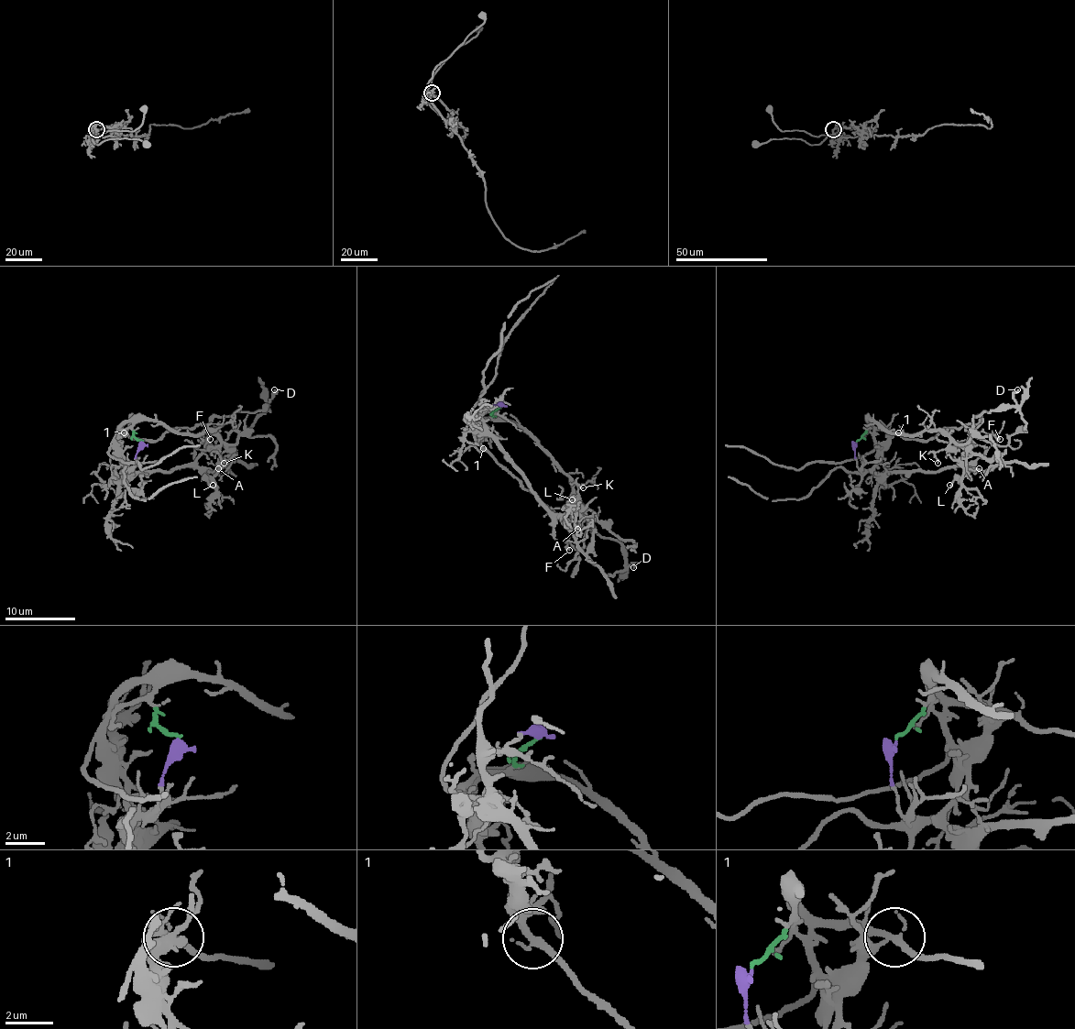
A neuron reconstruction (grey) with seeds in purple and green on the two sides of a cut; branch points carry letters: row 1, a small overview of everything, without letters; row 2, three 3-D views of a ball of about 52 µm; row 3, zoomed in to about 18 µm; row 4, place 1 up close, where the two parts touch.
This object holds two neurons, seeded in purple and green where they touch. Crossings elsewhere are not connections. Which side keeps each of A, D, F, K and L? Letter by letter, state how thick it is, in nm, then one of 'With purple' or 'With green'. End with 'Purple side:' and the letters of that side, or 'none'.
A: Thickness 160 nm. With purple
D: Thickness 240 nm. With green
F: Thickness 200 nm. With purple
K: Thickness 150 nm. With green
L: Thickness 130 nm. With purple
Purple side: A, F, L

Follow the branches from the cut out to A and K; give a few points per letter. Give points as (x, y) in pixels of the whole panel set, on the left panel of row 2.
A: (141, 442), (135, 465), (122, 472), (124, 474), (168, 472), (194, 466), (212, 476), (221, 468), (217, 468)
K: (141, 442), (135, 436), (137, 422), (161, 421), (177, 432), (212, 431), (221, 442), (224, 463)

